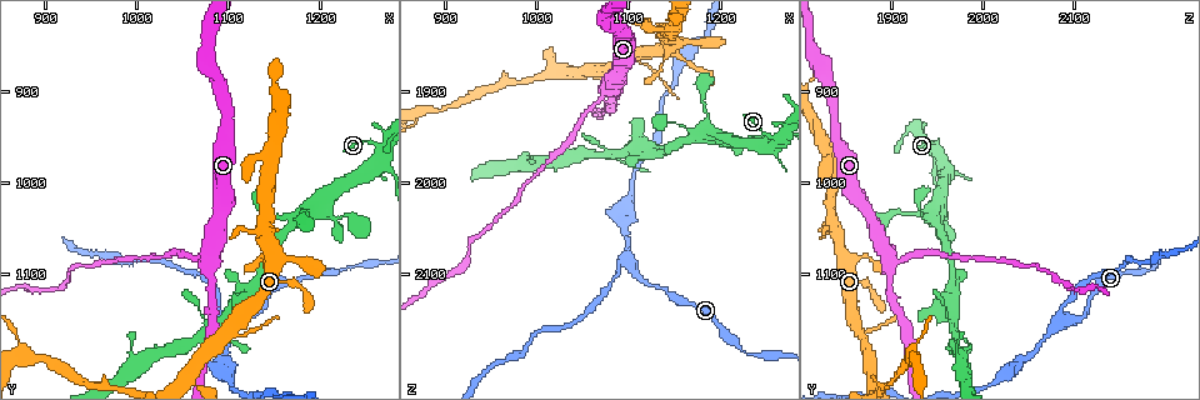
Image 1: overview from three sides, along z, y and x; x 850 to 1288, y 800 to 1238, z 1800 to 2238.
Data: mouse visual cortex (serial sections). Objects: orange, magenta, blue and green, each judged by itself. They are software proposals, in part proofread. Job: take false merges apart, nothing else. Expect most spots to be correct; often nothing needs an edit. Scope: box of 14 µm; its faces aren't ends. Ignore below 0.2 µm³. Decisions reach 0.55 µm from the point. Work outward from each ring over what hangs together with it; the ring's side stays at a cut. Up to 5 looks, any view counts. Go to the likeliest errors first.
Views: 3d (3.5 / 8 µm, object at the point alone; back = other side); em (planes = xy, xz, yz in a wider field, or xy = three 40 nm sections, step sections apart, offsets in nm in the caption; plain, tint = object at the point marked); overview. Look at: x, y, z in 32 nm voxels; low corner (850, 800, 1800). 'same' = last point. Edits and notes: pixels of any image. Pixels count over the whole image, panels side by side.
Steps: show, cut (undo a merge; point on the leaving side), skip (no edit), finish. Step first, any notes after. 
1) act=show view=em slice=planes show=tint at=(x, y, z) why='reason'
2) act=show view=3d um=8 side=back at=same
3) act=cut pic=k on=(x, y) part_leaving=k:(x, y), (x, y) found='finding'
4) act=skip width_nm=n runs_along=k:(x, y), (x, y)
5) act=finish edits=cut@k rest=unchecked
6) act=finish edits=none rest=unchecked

act=show view=3d um=8 at=(1095, 1150, 2085) why='two arms in line, one across'

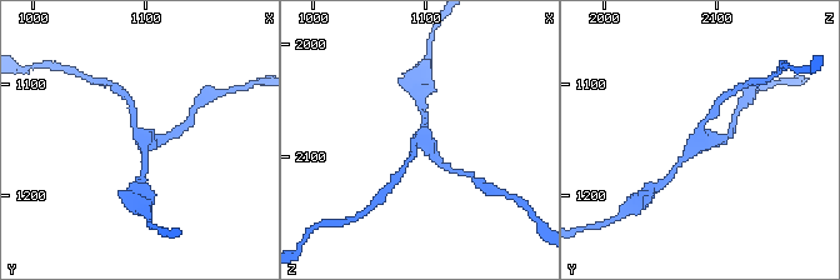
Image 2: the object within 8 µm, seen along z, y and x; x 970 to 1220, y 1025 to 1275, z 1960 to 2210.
act=show view=em slice=xy step=5 show=tint at=(1098, 1150, 2086) arms=3 arm_widths_nm=150,200,200

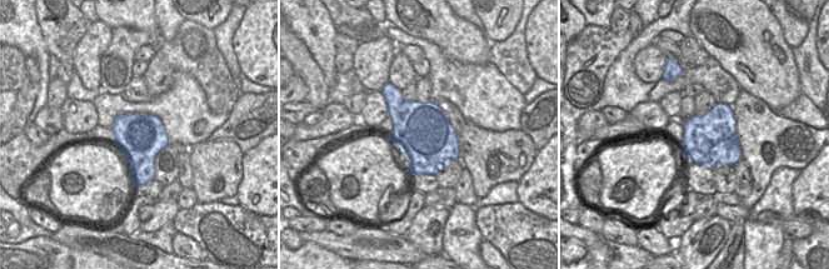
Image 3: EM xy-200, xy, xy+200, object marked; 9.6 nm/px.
act=skip runs_along=2:(726, 136), (701, 138), (676, 169) found='continuous, no second cell'

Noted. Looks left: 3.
act=show view=em slice=xy step=3 show=tint at=(1070, 1085, 1905) why='sudden change in width'

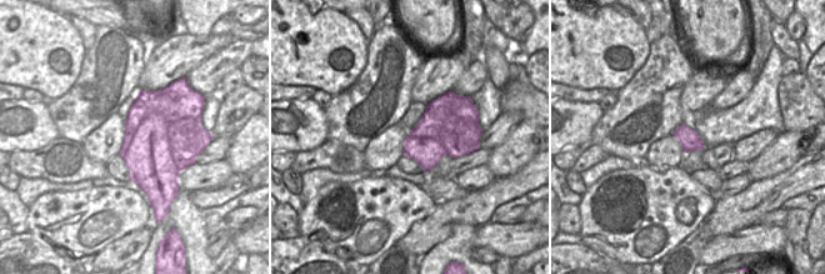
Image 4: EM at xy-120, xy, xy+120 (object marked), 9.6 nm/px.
act=show view=3d um=3.5 side=back at=same why='wider look'

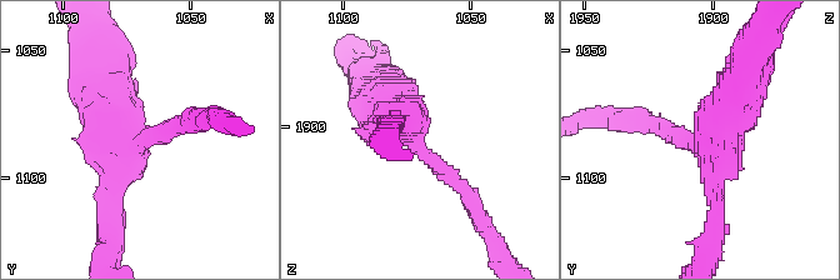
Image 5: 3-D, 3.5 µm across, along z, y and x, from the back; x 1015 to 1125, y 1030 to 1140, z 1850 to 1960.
act=skip arms=3 arm_widths_nm=200,250,500 runs_along=5:(746, 73), (714, 141), (718, 226) found='all the same cell'

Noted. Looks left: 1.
act=finish edits=none rest=unchecked

